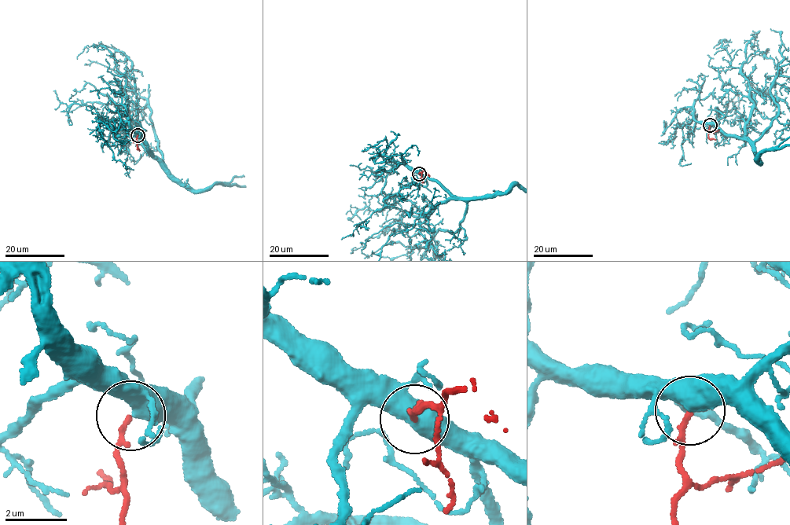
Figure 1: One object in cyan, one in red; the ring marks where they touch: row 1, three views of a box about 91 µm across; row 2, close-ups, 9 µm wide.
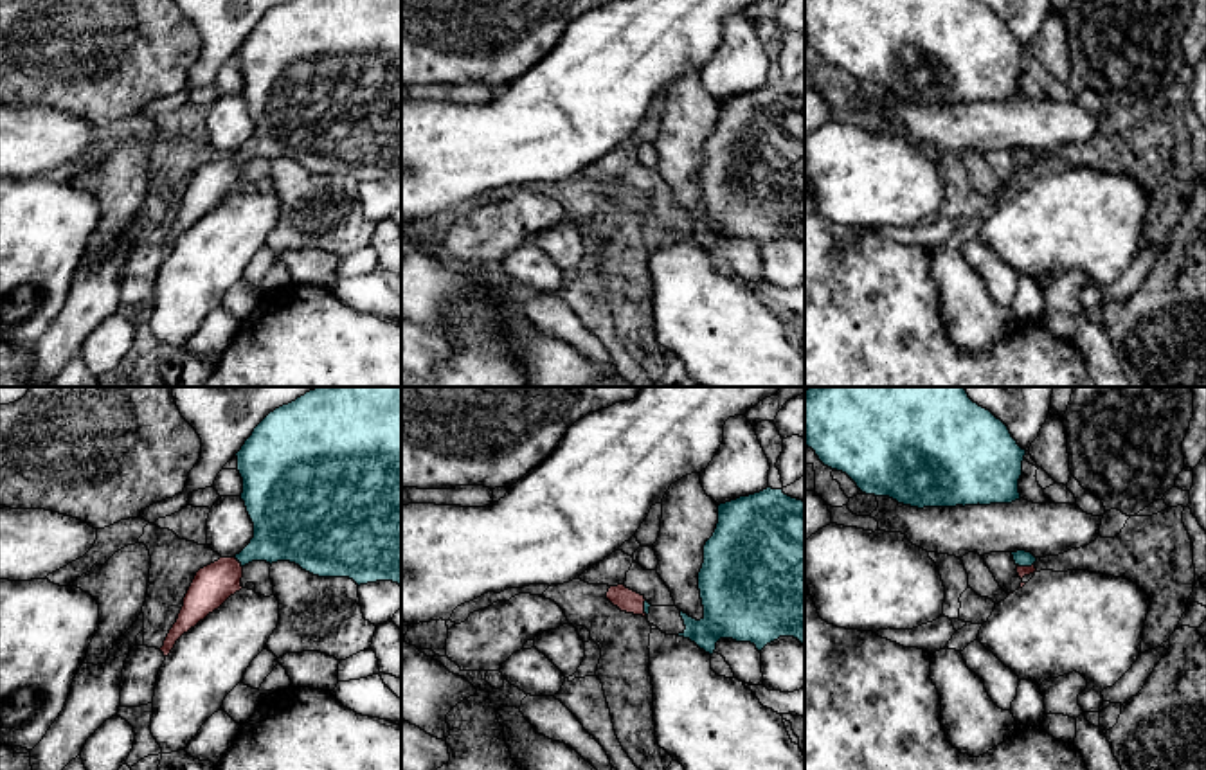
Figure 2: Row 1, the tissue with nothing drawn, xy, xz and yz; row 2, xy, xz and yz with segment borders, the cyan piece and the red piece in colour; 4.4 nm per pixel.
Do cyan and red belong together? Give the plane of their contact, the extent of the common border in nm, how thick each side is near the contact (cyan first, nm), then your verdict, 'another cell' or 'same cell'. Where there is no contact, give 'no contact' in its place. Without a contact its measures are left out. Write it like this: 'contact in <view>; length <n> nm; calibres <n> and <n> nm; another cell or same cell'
contact in xy; length 70 nm; calibres 280 and 180 nm; same cell

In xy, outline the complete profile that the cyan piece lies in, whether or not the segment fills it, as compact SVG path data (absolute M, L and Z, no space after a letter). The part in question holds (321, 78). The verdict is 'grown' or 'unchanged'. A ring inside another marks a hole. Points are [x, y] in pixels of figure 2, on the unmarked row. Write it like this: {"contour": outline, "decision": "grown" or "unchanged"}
{"contour": "M288 0L254 25L236 54L254 135L234 155L220 155L196 169L160 245L164 254L184 230L243 185L243 164L252 158L290 158L313 173L349 175L358 184L376 178L401 184L401 0Z", "decision": "grown"}

